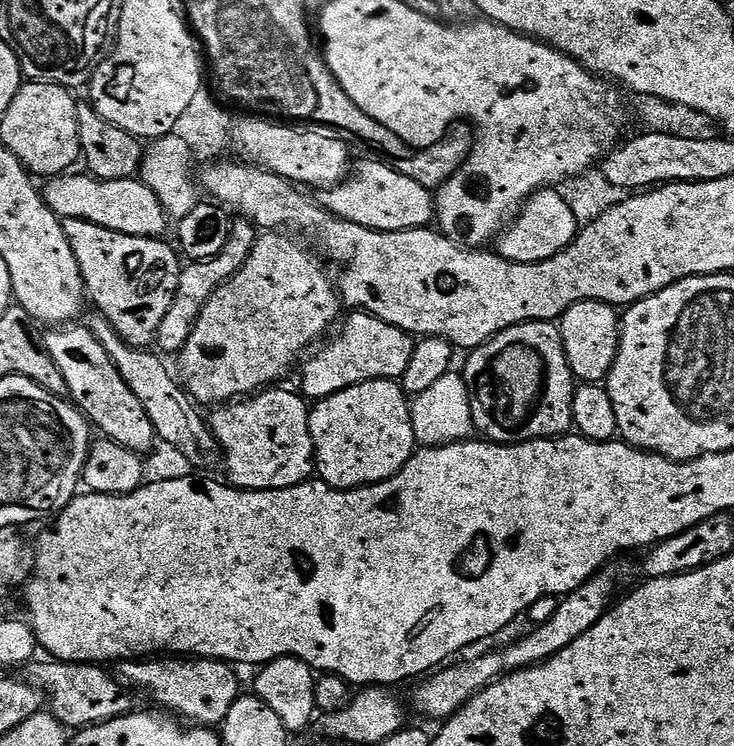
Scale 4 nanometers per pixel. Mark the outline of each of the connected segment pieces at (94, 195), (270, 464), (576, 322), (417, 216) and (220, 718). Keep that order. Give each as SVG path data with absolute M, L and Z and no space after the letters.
M61 174L49 179L48 189L45 187L42 192L49 210L64 220L85 220L106 230L153 238L163 237L163 232L170 228L162 202L158 202L154 190L150 190L150 186L146 186L143 180L99 180L91 174L72 175Z
M272 386L247 398L217 407L210 416L210 427L220 444L223 463L228 463L227 479L241 490L275 490L303 484L314 472L316 451L312 445L308 414L310 404L299 391L287 392L284 386Z
M579 300L564 311L558 321L560 337L566 350L568 365L573 377L580 382L600 382L612 369L620 345L621 317L617 309L600 300Z
M380 158L375 159L362 161L340 183L324 188L319 193L318 203L343 220L379 232L401 232L411 228L429 227L434 220L433 193L413 178L400 173L391 163Z
M141 658L123 661L119 668L119 675L129 685L132 683L134 687L152 695L156 703L153 705L196 726L223 725L226 714L230 714L230 706L234 706L236 697L242 692L240 680L236 677L237 669L223 660Z

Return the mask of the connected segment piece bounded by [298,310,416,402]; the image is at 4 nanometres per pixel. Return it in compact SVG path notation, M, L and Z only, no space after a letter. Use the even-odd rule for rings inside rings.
M367 310L359 311L350 313L348 321L346 316L339 325L340 333L321 352L313 351L303 361L298 388L309 401L325 400L367 380L399 381L406 374L406 366L414 358L416 340L398 326L387 324L382 317Z

